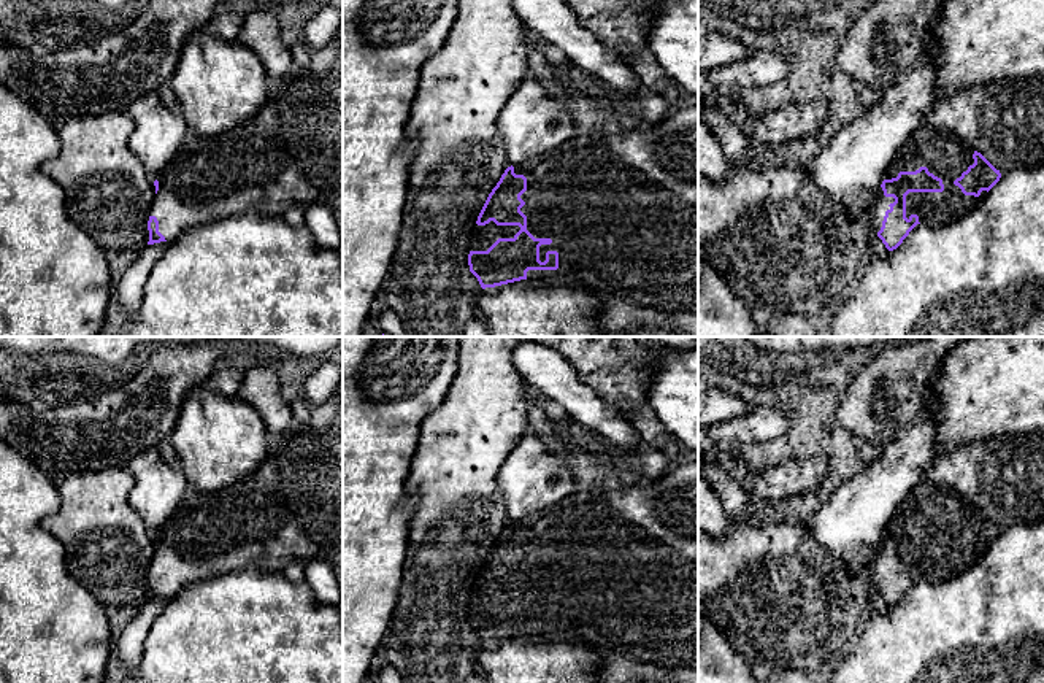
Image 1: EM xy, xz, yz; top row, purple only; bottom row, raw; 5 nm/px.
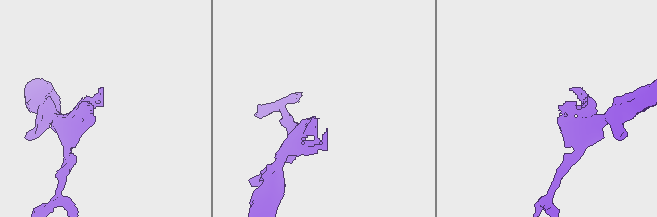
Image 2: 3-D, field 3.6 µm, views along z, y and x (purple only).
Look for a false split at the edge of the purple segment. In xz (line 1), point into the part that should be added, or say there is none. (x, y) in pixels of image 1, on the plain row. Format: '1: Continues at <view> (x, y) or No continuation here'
1: Continues at xz (621, 564)

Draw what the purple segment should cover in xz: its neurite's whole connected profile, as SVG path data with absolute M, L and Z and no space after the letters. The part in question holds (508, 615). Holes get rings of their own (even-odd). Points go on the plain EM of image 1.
M698 461L679 465L658 480L639 481L620 489L603 486L576 489L547 508L508 523L478 572L471 589L468 621L482 645L520 635L560 635L631 661L698 670Z

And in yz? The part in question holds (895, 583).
M923 478L885 526L881 550L868 569L889 607L896 605L917 580L942 583L971 569L1000 537L1001 529L968 496Z

